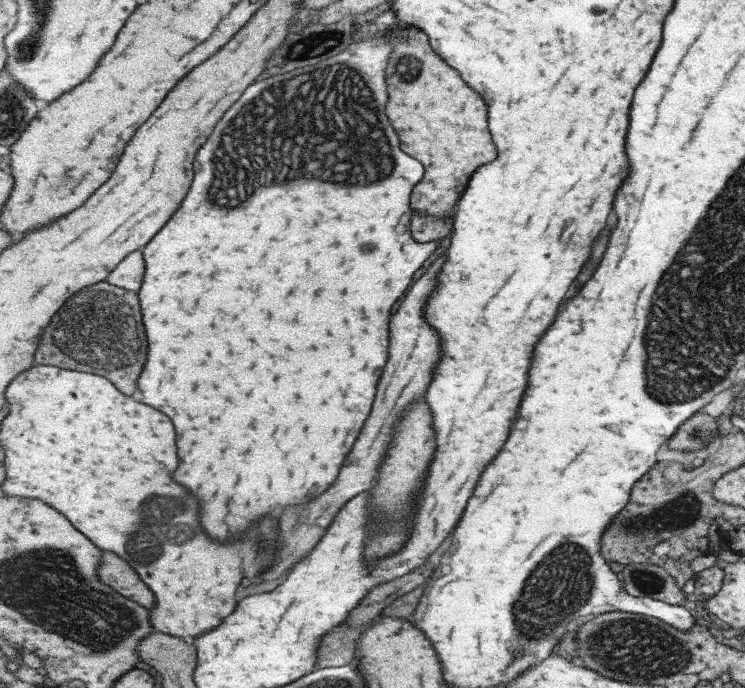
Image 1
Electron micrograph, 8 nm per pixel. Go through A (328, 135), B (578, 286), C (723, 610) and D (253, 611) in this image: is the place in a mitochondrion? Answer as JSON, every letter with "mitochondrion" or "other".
{"A":"mitochondrion","B":"other","C":"other","D":"other"}

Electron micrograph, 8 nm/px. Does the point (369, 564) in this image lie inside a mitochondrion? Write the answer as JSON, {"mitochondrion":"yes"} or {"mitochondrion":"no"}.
{"mitochondrion":"no"}

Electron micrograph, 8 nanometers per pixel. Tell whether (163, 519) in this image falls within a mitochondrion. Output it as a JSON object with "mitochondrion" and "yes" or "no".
{"mitochondrion":"yes"}

